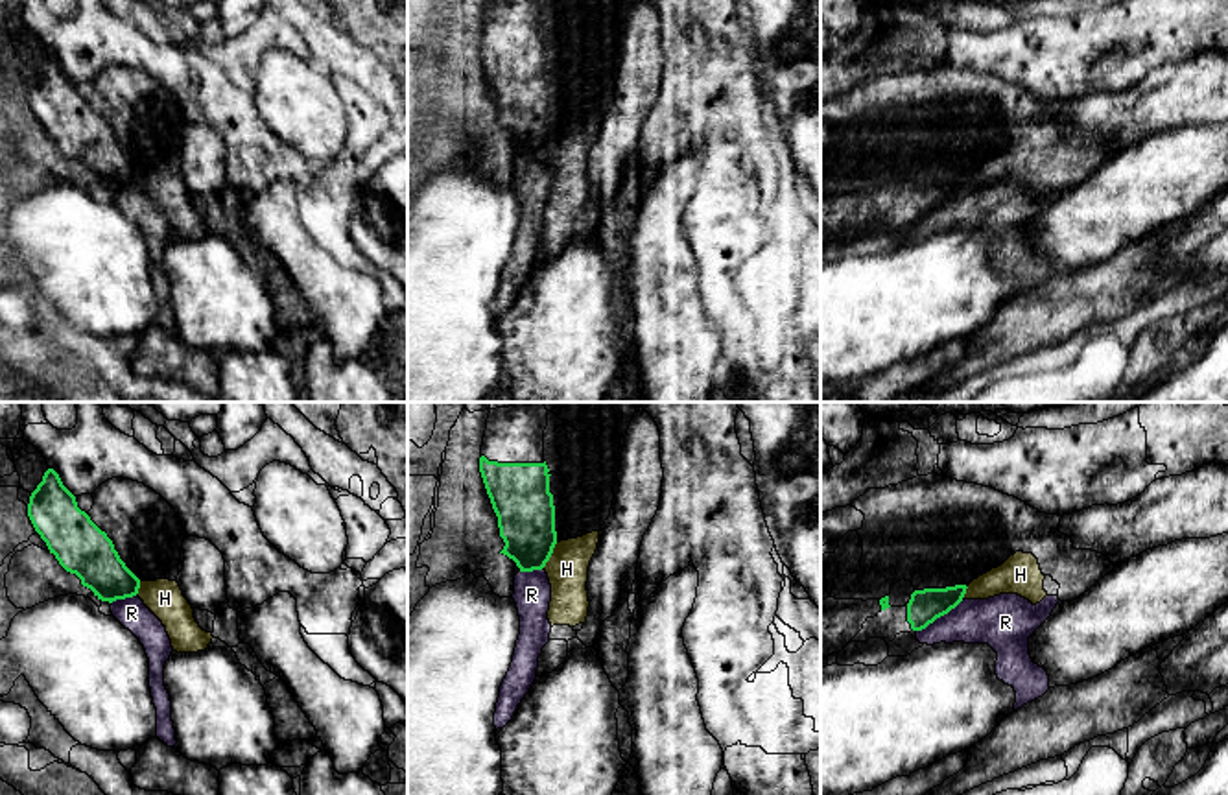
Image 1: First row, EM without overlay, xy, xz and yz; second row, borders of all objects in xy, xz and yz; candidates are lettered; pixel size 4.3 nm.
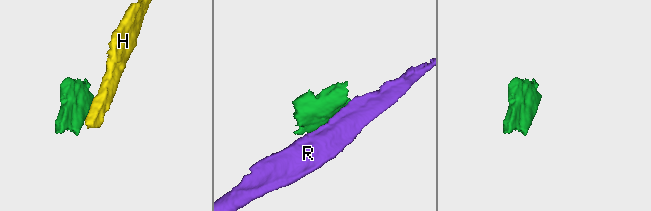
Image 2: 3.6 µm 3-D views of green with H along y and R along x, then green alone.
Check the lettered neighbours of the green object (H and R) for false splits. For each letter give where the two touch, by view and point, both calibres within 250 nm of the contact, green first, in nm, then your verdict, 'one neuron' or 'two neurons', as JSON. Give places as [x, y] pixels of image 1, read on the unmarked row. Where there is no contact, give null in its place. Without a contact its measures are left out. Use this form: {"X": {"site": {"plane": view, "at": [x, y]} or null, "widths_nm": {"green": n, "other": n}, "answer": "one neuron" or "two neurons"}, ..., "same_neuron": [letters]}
{"H": {"site": {"plane": "xz", "at": [550, 142]}, "widths_nm": {"green": 260, "other": 180}, "answer": "two neurons"}, "R": {"site": {"plane": "yz", "at": [939, 203]}, "widths_nm": {"green": 150, "other": 200}, "answer": "two neurons"}, "same_neuron": []}

